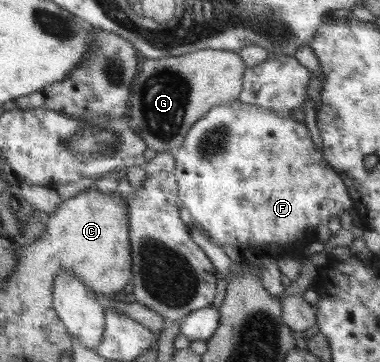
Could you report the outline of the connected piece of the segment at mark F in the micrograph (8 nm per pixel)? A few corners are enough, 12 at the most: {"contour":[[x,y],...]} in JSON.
{"contour":[[215,106],[173,155],[217,246],[353,212],[301,117]]}

